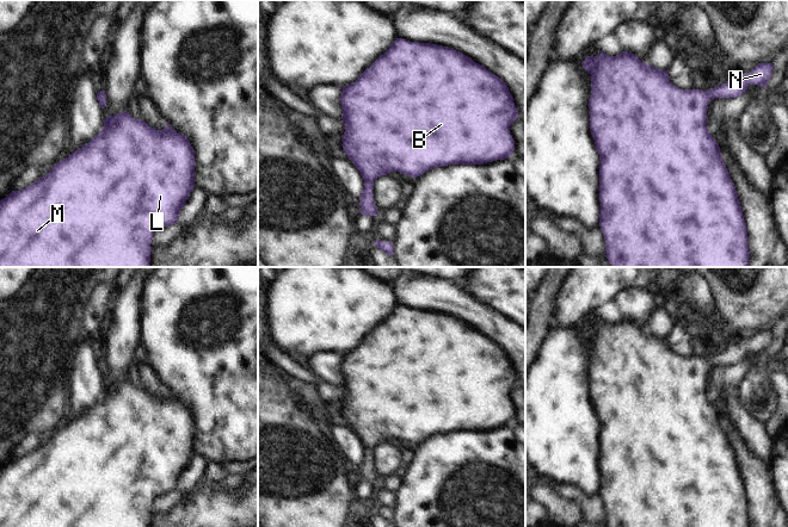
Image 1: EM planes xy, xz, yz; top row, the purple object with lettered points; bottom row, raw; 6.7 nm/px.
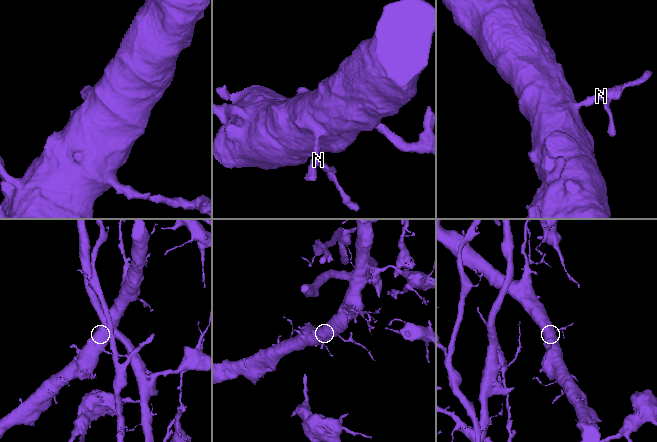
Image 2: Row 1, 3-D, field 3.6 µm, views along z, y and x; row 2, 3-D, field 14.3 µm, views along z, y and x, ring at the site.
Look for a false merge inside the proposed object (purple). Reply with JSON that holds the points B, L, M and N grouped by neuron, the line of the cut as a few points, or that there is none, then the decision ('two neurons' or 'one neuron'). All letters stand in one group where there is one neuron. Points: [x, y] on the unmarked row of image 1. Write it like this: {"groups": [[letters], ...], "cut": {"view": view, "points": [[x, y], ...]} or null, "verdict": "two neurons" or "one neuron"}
{"groups": [["B", "L", "M", "N"]], "cut": null, "verdict": "one neuron"}

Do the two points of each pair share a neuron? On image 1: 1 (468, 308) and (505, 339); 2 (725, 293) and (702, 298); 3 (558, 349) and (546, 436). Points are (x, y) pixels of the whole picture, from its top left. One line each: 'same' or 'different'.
1: same
2: different
3: same

